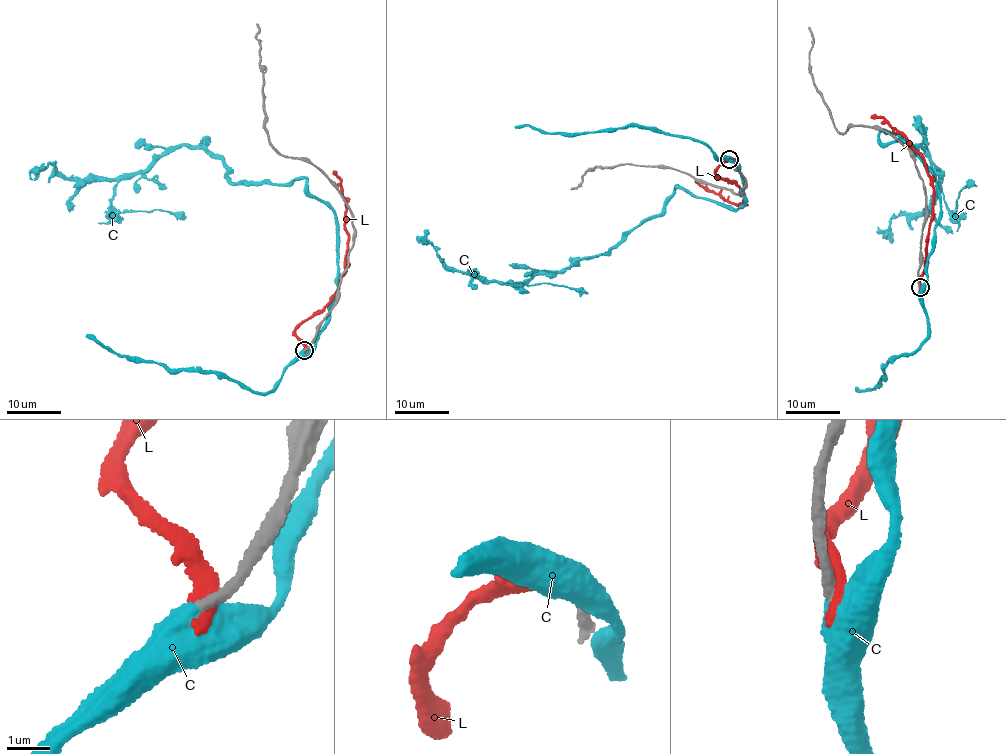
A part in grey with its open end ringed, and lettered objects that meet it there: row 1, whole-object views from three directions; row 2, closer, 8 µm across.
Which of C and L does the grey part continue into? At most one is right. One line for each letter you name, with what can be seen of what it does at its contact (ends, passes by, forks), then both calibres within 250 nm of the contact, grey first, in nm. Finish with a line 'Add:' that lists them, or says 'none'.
C: it ends | 240/800 nm
Add: C

